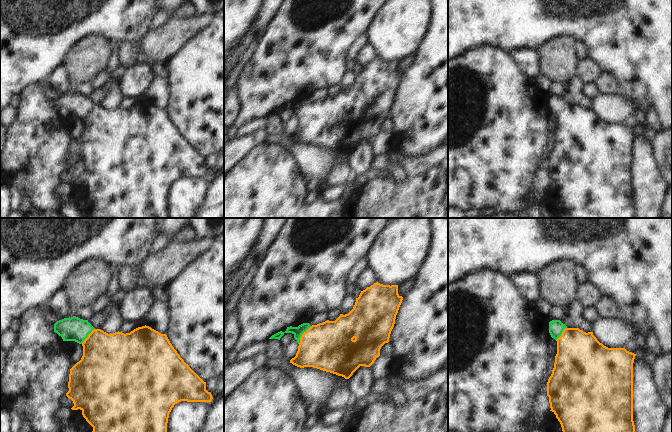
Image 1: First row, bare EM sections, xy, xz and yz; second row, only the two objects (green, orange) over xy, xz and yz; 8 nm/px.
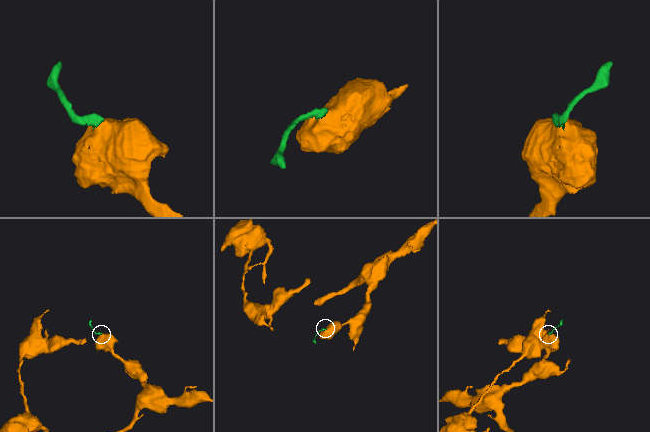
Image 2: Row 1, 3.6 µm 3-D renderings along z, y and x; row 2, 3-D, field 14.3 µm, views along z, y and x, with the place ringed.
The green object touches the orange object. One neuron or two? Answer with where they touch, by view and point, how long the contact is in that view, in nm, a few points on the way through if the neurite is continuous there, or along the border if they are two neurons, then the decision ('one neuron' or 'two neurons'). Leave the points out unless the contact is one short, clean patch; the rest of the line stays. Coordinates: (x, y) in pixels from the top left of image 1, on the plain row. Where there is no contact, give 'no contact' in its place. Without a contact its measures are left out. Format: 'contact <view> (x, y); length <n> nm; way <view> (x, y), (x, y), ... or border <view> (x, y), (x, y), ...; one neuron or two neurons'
contact xz (302, 109); length 180 nm; way xz (297, 107), (302, 109), (318, 120), (329, 122); one neuron

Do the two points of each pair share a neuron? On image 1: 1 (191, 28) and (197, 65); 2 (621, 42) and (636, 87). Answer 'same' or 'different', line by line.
1: different
2: same

